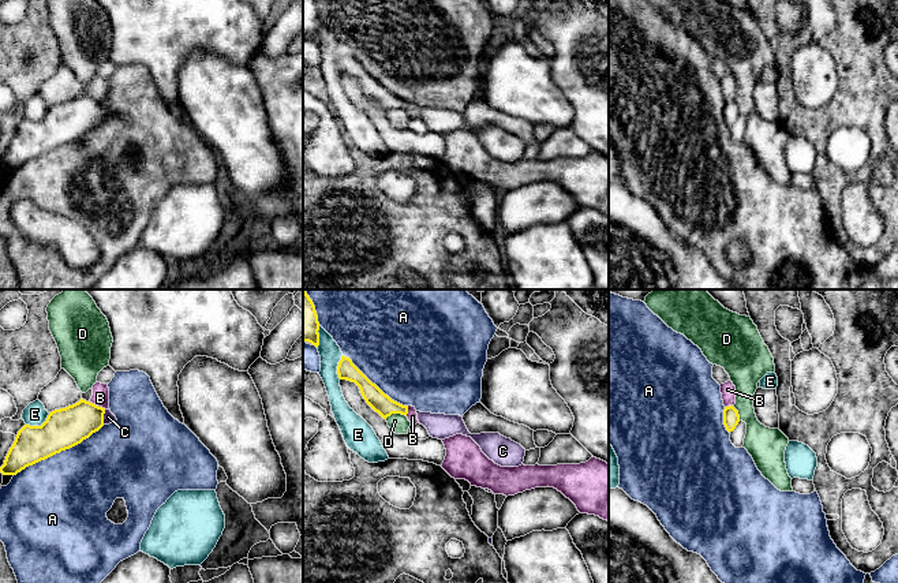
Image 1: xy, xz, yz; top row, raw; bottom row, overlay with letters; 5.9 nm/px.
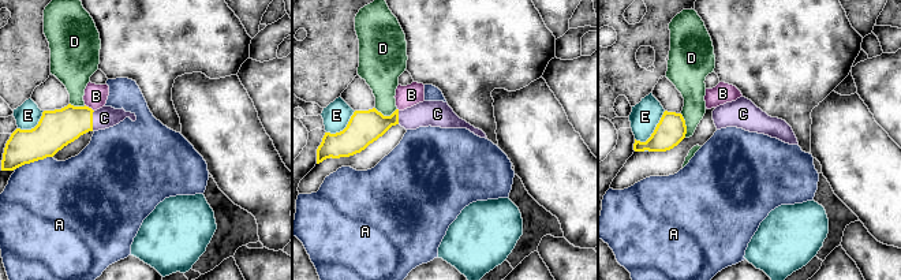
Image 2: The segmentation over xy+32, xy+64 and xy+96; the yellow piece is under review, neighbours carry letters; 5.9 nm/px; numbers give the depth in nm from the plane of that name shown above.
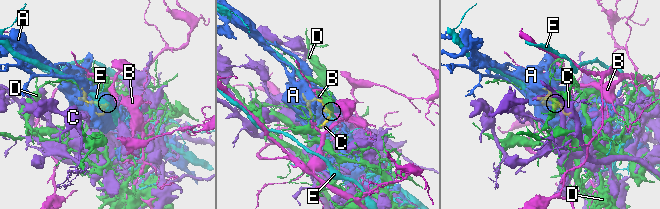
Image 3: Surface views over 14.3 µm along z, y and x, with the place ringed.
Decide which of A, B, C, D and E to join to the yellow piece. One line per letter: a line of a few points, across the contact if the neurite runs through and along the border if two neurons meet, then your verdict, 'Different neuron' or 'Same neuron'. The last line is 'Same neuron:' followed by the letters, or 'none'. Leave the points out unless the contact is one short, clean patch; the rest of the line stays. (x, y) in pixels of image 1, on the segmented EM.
A: Different neuron
B: Line: xy (89, 402), (105, 408). Different neuron
C: Same neuron
D: Different neuron
E: Different neuron
Same neuron: C

